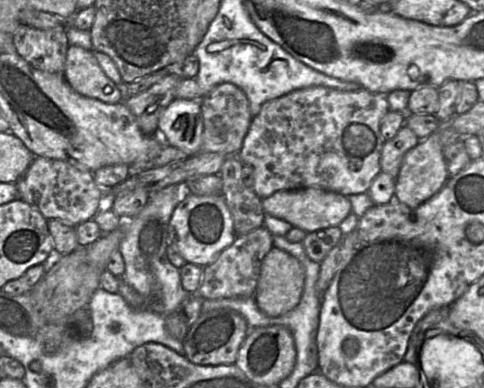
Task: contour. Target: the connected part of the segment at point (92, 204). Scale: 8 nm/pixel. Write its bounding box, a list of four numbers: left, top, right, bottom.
[20,157,105,227]

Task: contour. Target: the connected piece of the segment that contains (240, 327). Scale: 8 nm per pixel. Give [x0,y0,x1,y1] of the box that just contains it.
[182,308,250,366]

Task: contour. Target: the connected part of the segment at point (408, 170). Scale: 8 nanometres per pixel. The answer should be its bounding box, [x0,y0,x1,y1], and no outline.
[394,129,448,208]

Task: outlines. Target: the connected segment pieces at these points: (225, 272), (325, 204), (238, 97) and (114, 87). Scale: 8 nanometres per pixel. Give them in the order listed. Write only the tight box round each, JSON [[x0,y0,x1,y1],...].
[[199,225,273,300],[261,188,350,233],[199,83,253,156],[64,45,122,104]]

